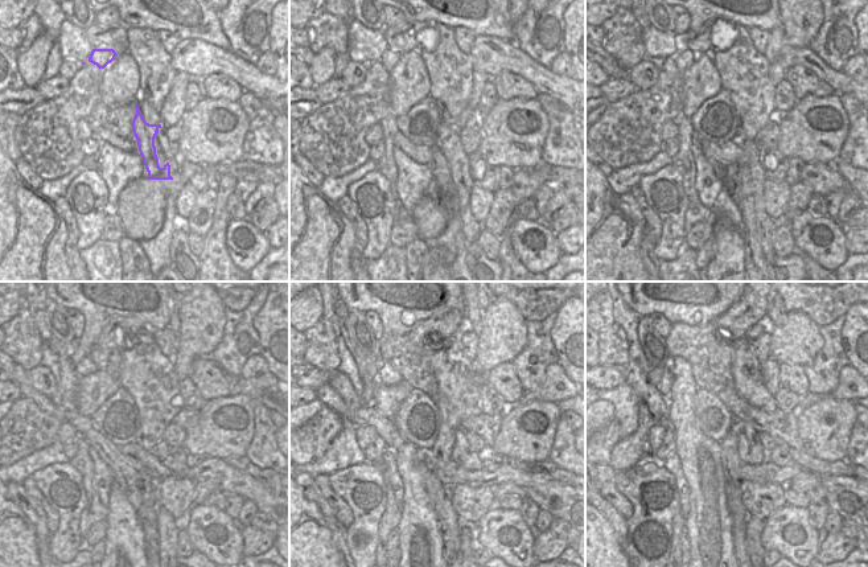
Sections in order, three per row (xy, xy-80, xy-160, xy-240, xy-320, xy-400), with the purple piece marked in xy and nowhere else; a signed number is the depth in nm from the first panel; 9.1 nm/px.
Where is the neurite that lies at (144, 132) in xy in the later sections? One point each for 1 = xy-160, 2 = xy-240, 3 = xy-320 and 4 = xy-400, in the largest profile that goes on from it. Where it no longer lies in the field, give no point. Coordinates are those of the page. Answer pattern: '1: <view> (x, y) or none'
1: xy-160 (760, 227)
2: xy-240 (168, 528)
3: xy-320 (464, 534)
4: none

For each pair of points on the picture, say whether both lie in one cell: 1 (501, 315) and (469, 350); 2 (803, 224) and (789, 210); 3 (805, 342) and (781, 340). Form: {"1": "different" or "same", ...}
{"1": "different", "2": "different", "3": "same"}

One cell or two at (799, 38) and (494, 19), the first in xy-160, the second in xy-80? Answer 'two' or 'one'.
two

